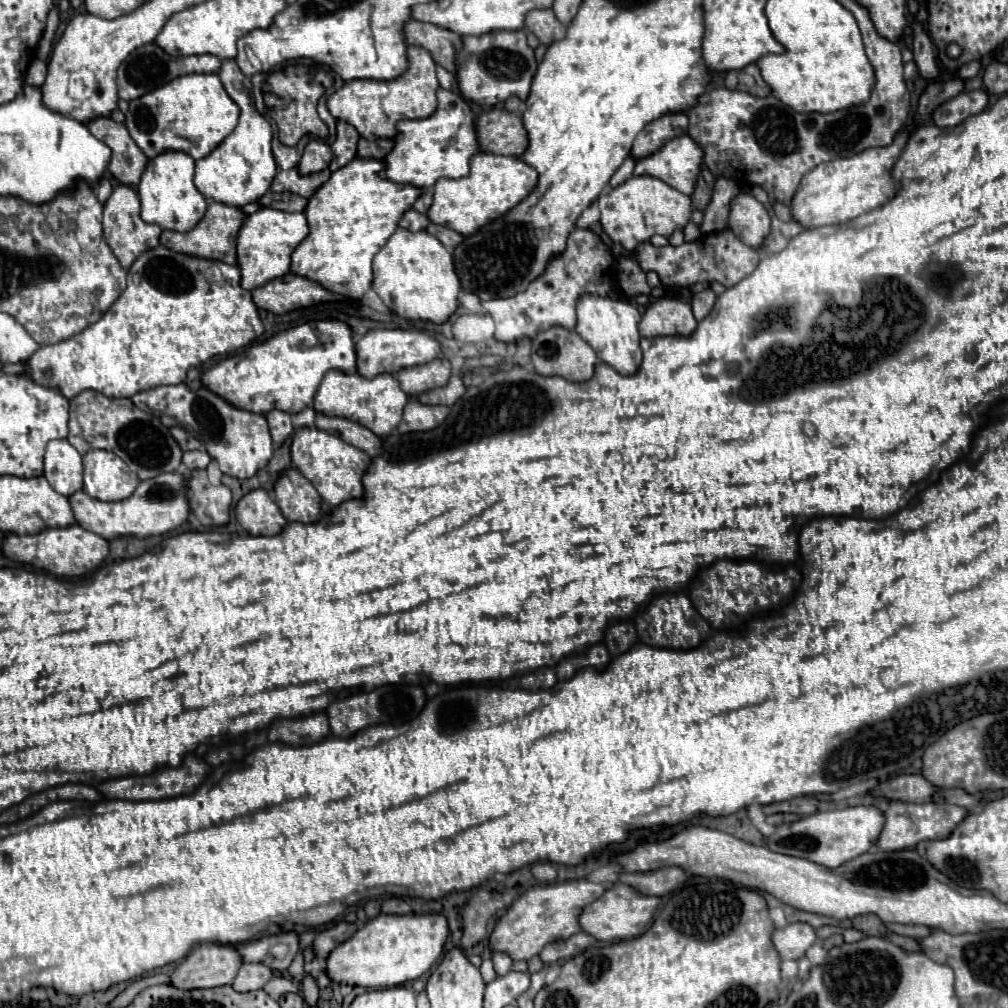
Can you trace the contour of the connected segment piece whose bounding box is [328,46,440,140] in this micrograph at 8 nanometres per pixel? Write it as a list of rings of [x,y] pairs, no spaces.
[[[410,46],[408,48],[408,70],[396,80],[350,80],[340,90],[328,98],[328,110],[334,118],[352,124],[362,138],[394,138],[398,134],[396,124],[400,120],[428,118],[434,114],[438,98],[436,90],[440,88],[436,78],[436,64],[428,50]]]

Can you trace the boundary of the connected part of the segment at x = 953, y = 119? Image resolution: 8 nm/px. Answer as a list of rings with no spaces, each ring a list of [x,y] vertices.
[[[974,90],[974,92],[962,92],[956,98],[948,100],[946,104],[942,104],[934,114],[932,114],[932,122],[940,128],[948,128],[948,126],[956,126],[962,120],[966,120],[968,116],[980,114],[984,108],[988,106],[988,94],[984,90]]]

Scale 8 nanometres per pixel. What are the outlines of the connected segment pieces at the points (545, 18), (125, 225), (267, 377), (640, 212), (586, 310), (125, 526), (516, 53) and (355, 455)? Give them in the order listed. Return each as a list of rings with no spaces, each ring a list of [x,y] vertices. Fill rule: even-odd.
[[[532,10],[526,16],[526,28],[538,36],[542,44],[552,44],[566,36],[566,26],[554,16],[552,10]]]
[[[116,186],[112,196],[108,198],[108,202],[104,204],[104,238],[108,242],[108,246],[112,248],[114,256],[118,258],[118,262],[128,270],[132,266],[132,262],[146,250],[156,248],[160,244],[160,234],[162,228],[156,224],[148,224],[140,218],[140,198],[138,192],[130,186]]]
[[[340,320],[306,322],[296,328],[278,332],[262,344],[236,352],[202,374],[202,384],[210,392],[228,400],[234,408],[266,414],[280,408],[296,414],[312,404],[322,376],[328,370],[356,372],[356,350],[352,330]]]
[[[652,176],[630,178],[628,182],[612,188],[610,194],[604,192],[598,198],[598,204],[604,232],[630,252],[634,252],[638,244],[650,240],[654,234],[670,236],[674,230],[684,230],[692,216],[692,198]]]
[[[584,296],[578,300],[576,310],[578,310],[576,332],[596,350],[598,358],[608,366],[612,366],[622,376],[636,374],[642,362],[640,334],[638,334],[638,322],[642,316],[636,310],[636,306],[622,300],[602,298],[602,296]]]
[[[166,472],[150,480],[142,480],[134,494],[120,502],[100,502],[96,498],[90,498],[84,492],[76,492],[70,496],[70,504],[76,516],[76,522],[82,528],[88,528],[90,532],[96,532],[98,536],[104,536],[106,540],[114,540],[120,536],[136,536],[136,538],[148,538],[148,536],[162,536],[166,532],[172,532],[180,528],[188,516],[188,488],[184,488],[184,476],[186,472]]]
[[[490,32],[484,36],[464,36],[464,48],[456,56],[456,80],[464,98],[480,106],[496,106],[510,96],[526,102],[530,84],[538,70],[534,50],[526,44],[526,34],[520,32]]]
[[[302,428],[294,432],[290,452],[292,452],[292,464],[300,470],[302,476],[306,476],[314,484],[314,488],[318,490],[318,494],[326,504],[340,506],[346,500],[364,496],[362,476],[366,474],[372,458],[362,450],[354,448],[352,444],[340,440],[340,436],[328,434],[318,428]]]

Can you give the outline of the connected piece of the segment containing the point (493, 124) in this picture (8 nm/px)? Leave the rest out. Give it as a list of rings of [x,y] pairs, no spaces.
[[[492,108],[478,116],[478,140],[482,152],[522,156],[528,148],[528,134],[520,114]]]

